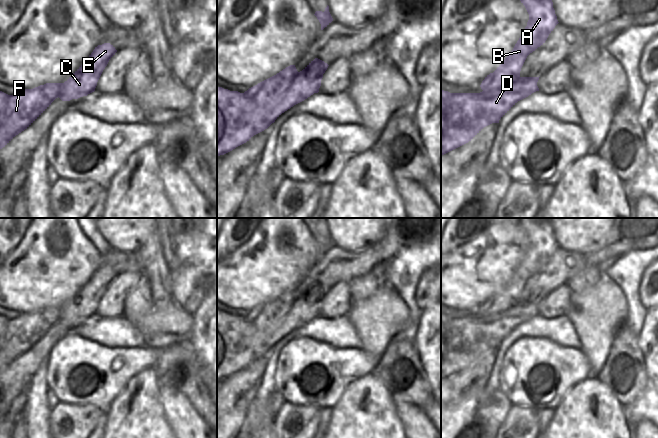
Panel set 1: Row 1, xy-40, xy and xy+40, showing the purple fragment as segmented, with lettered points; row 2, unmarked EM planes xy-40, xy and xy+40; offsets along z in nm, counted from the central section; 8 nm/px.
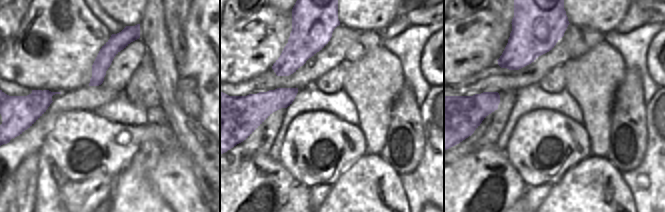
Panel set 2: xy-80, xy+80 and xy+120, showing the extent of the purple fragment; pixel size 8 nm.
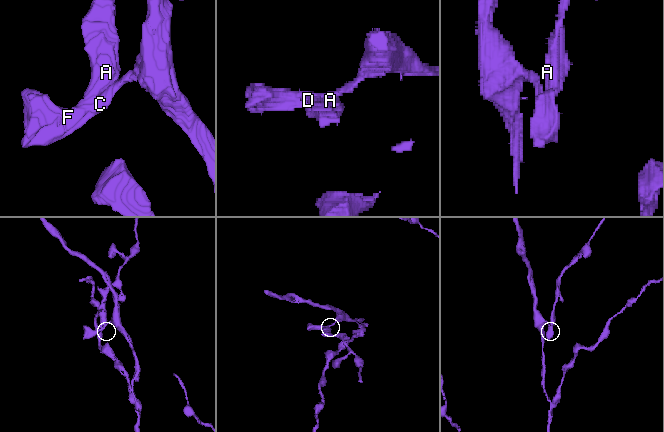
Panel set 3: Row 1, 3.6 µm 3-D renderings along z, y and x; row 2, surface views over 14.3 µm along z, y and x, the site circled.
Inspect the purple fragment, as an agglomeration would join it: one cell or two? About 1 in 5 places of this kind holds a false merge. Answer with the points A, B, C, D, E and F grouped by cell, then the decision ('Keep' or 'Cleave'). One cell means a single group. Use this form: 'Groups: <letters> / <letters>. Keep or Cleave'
Groups: A B / C D E F. Cleave.

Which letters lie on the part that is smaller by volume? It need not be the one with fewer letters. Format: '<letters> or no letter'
A, B

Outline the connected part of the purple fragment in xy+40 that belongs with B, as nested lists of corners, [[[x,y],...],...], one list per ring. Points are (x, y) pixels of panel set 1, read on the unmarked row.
[[[519,218],[519,224],[526,232],[529,238],[529,244],[513,274],[507,279],[497,293],[493,297],[487,299],[482,305],[480,311],[483,315],[488,317],[508,311],[517,305],[527,280],[545,267],[549,258],[559,247],[549,218]]]

